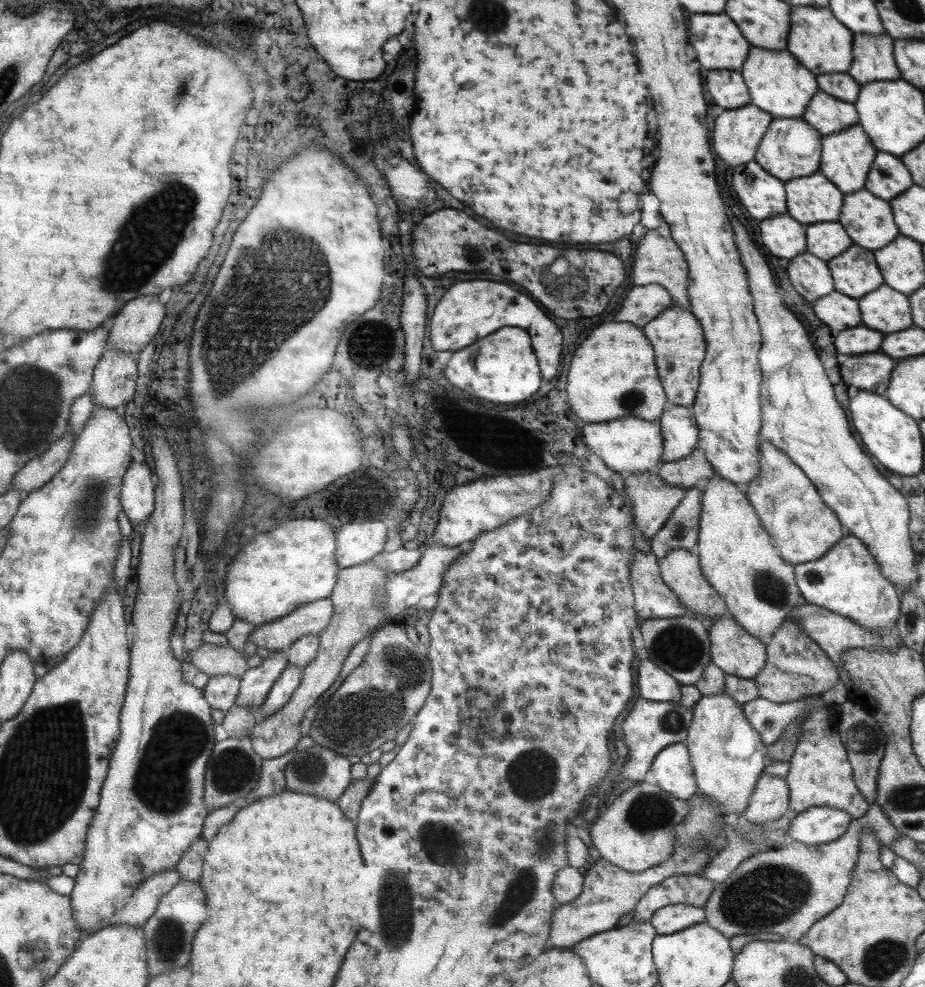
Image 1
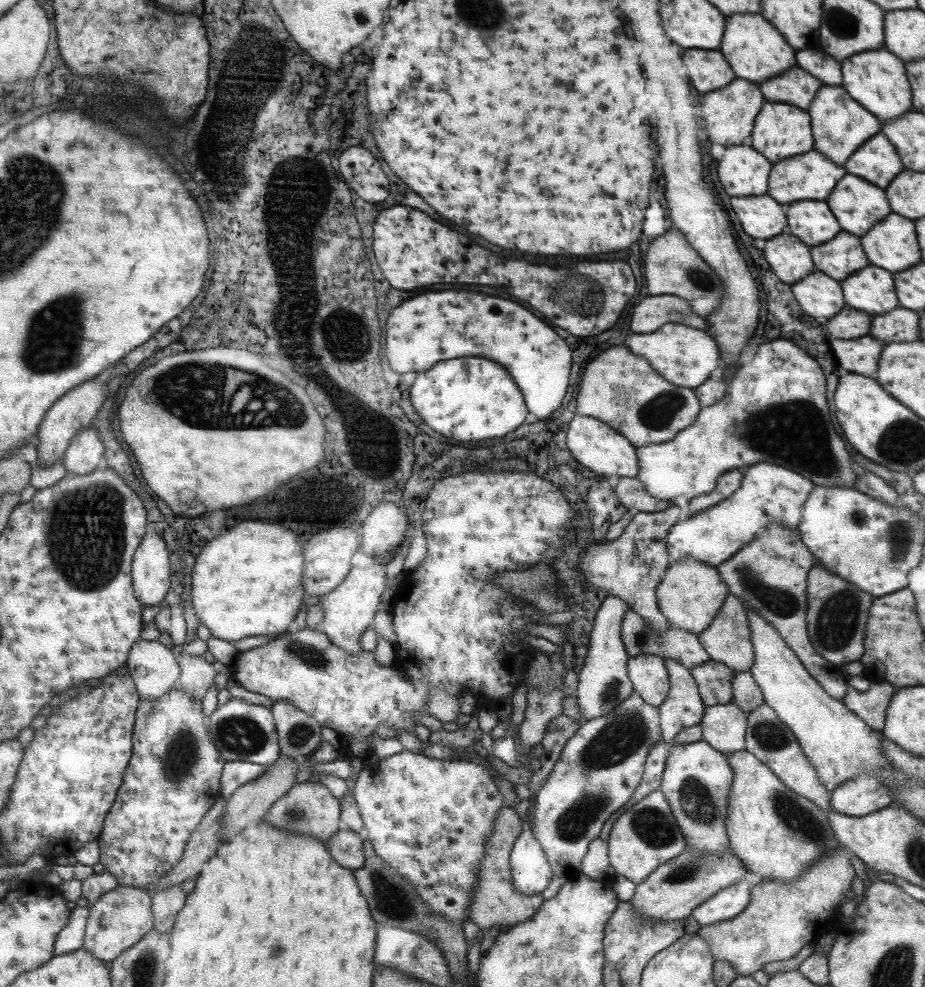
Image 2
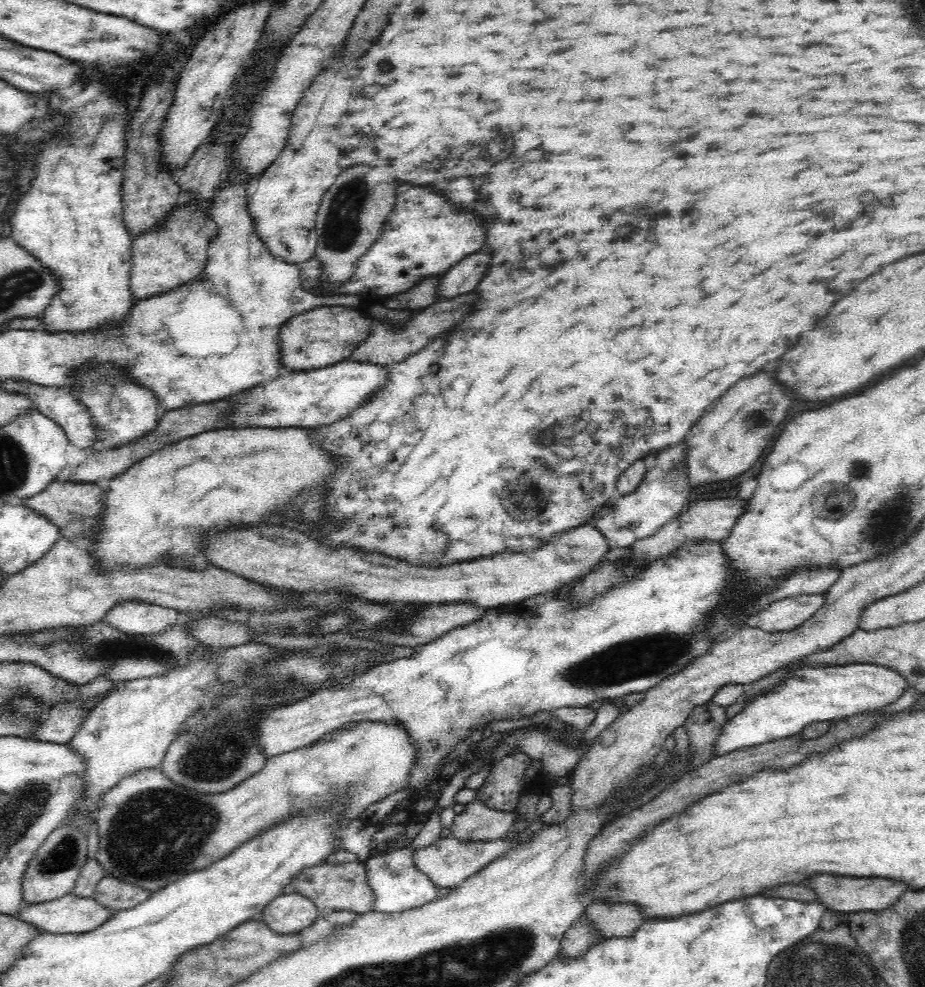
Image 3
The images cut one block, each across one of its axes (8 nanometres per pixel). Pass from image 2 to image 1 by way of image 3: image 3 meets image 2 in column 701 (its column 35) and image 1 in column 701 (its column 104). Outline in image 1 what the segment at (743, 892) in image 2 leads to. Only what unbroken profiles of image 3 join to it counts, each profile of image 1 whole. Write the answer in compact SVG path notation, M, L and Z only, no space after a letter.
M689 904L668 905L654 912L649 923L658 935L674 934L688 926L698 925L706 921L706 910L702 906Z

